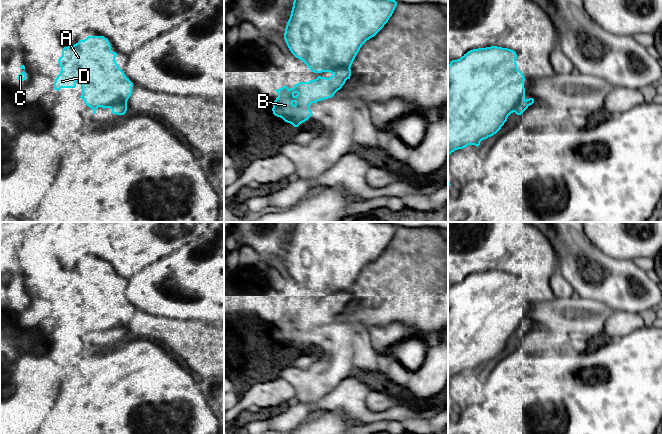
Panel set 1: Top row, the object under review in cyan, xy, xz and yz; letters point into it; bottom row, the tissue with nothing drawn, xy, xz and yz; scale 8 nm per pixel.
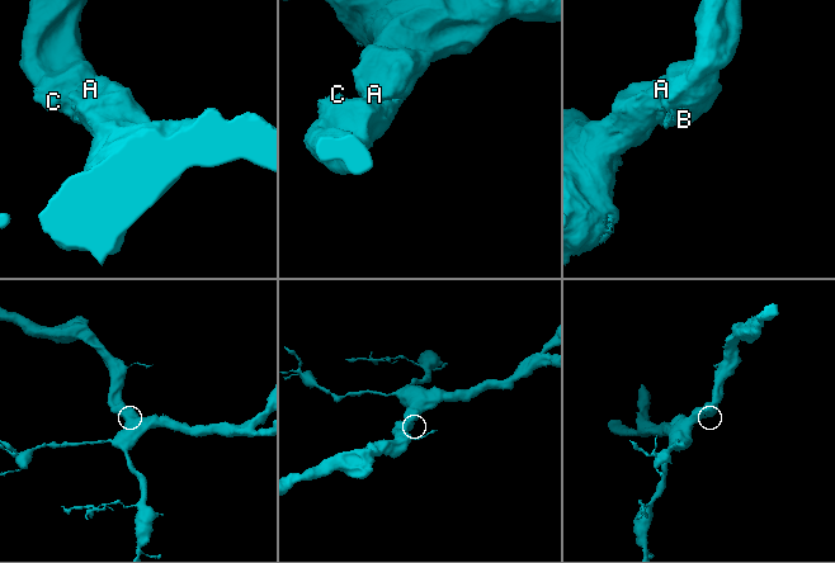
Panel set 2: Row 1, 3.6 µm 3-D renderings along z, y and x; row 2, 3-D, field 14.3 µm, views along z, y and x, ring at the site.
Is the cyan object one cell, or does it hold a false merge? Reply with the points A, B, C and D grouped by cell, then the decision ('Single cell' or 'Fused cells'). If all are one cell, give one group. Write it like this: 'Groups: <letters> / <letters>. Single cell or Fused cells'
Groups: A B C D. Single cell

